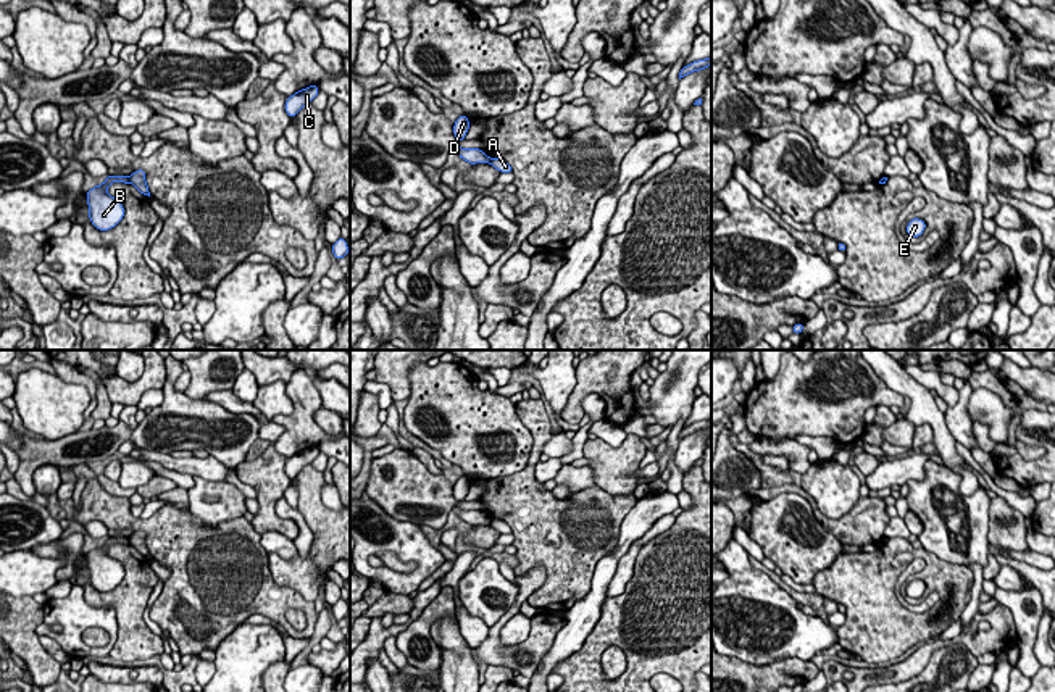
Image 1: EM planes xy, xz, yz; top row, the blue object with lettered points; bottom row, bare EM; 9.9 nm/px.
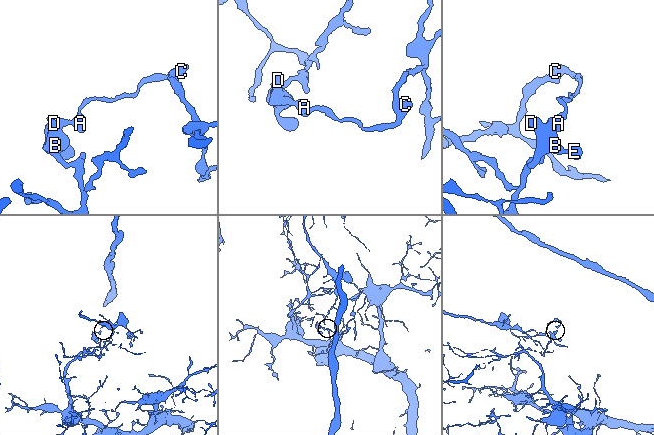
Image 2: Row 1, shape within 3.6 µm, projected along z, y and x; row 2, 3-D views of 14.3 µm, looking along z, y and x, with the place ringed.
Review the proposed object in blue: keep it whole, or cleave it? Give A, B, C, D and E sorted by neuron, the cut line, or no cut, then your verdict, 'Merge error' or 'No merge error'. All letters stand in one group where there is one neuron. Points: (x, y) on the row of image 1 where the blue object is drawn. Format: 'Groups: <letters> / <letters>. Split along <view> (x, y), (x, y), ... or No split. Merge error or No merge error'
Groups: A C / B D E. Split along xy (128, 178), (129, 183). Merge error

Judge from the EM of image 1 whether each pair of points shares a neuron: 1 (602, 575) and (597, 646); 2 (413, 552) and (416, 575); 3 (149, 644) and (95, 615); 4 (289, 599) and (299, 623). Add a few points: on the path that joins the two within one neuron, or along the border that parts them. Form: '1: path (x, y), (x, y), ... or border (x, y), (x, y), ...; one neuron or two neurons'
1: border (608, 597), (602, 605), (596, 626), (576, 650); two neurons
2: path (418, 557), (420, 570); one neuron
3: border (87, 602), (113, 607), (116, 641), (108, 654); two neurons
4: border (284, 613), (297, 629), (307, 626); two neurons

